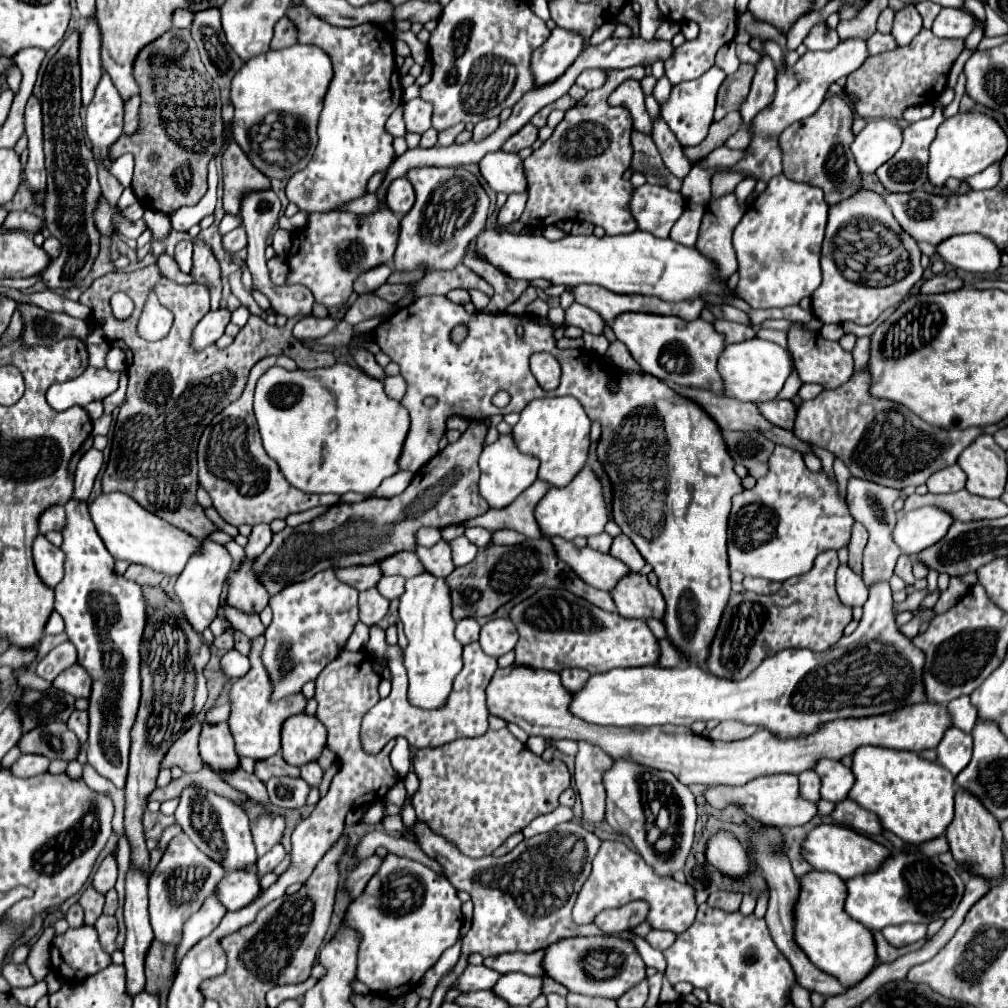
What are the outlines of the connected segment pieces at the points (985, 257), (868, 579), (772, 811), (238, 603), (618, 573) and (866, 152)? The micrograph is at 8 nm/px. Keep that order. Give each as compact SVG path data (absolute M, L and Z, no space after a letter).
M980 233L956 235L952 239L946 239L946 243L940 243L936 251L946 263L972 273L996 271L1002 257L1002 251L992 243L992 239L986 239Z
M850 477L848 479L848 493L846 493L846 501L848 501L848 507L850 507L850 513L856 521L860 521L868 533L870 533L870 539L868 539L868 545L864 549L864 573L862 573L862 579L864 583L870 587L872 583L880 581L880 579L890 579L892 573L894 573L894 565L896 565L896 559L900 557L900 547L892 541L892 529L898 521L896 517L896 511L894 511L894 501L900 497L900 491L898 489L890 489L890 487L882 487L878 483L872 483L872 481L866 481L866 479L858 479L858 477Z
M770 775L770 777L760 777L752 779L750 783L742 787L726 787L726 785L716 785L706 791L708 803L712 803L716 809L722 809L724 805L738 803L742 811L760 821L762 825L774 825L774 827L794 827L794 825L806 825L816 813L818 807L816 803L804 799L800 795L800 785L796 775Z
M244 559L244 563L230 573L228 583L228 605L240 609L244 613L260 615L268 605L270 595L256 583L256 575L252 575L246 567L252 565L252 559Z
M552 537L552 547L560 561L576 571L584 583L596 589L610 591L618 579L628 573L628 567L624 567L618 559L612 559L608 553L600 553L590 547L574 547L572 541L560 537Z
M872 119L856 135L852 153L862 173L874 173L902 145L902 127L892 119Z

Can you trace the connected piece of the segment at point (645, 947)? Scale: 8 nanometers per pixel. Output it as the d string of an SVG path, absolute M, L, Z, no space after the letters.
M628 931L628 933L618 933L618 935L620 935L620 937L626 937L626 939L632 939L632 943L636 945L636 949L638 949L638 953L642 955L644 963L646 963L648 967L656 967L656 969L664 975L664 971L666 971L666 959L664 959L664 955L662 955L658 949L652 949L642 937L630 935L630 931Z

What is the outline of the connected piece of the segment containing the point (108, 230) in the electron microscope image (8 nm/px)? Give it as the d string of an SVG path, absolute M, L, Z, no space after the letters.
M106 199L100 201L100 207L96 207L96 227L100 233L104 235L112 235L114 229L112 229L112 215L116 213L116 207L110 207L106 203Z

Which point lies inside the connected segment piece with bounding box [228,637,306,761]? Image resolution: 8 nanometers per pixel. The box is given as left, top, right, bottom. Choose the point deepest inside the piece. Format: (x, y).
(255, 721)

